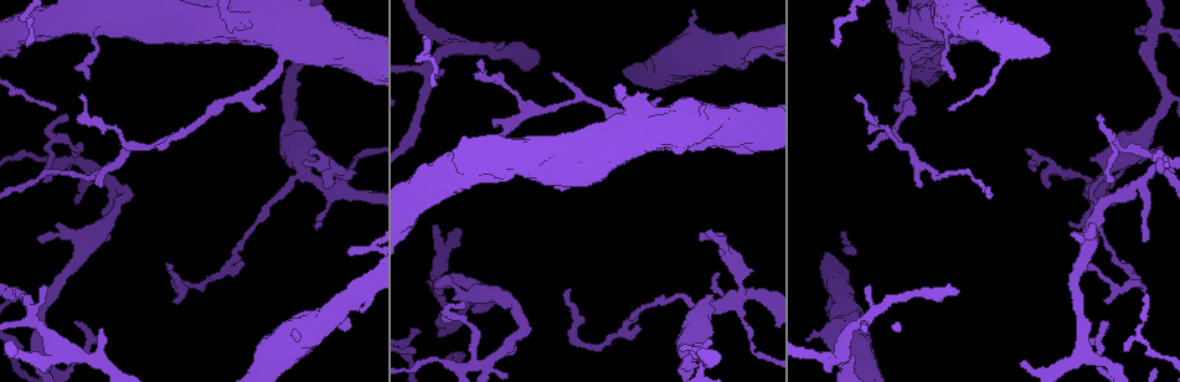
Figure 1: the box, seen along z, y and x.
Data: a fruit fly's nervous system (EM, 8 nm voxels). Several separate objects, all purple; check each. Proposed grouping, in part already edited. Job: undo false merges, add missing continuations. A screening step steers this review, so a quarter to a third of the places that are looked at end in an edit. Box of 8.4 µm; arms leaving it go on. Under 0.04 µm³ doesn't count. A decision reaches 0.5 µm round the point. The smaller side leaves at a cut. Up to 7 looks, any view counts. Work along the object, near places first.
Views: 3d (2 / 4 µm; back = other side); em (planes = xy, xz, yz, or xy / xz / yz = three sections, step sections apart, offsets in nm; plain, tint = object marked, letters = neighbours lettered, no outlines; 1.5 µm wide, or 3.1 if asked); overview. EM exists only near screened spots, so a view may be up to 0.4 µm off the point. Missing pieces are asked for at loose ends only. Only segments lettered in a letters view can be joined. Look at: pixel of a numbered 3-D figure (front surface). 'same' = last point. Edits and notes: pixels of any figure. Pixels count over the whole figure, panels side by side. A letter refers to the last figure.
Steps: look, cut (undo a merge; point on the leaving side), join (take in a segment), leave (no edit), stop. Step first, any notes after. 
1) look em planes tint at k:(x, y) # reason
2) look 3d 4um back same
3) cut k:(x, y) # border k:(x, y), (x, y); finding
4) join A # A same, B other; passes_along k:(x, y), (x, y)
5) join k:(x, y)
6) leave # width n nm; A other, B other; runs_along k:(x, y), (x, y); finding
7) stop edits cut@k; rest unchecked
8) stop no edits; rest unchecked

look em planes letters at 1:(102, 328) # free end

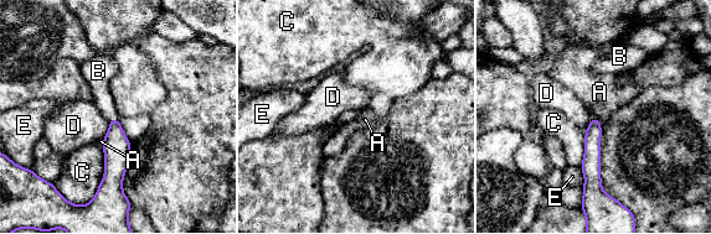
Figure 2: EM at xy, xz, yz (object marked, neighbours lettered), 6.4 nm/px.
join B # A other, B same, C other, D other, E other; passes_along 2:(117, 147), (113, 120), (99, 84); it goes on there

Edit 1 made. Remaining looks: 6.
look overview

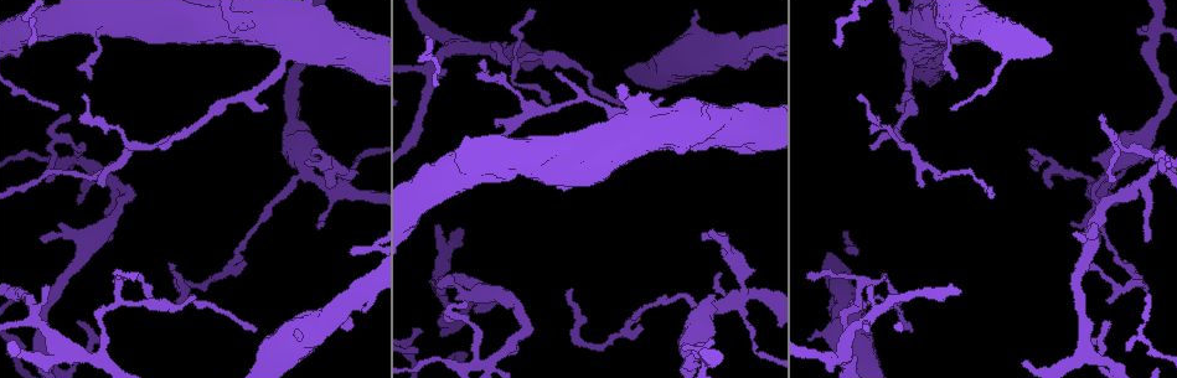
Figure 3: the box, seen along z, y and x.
look 3d 2um at 3:(43, 238) # thin end

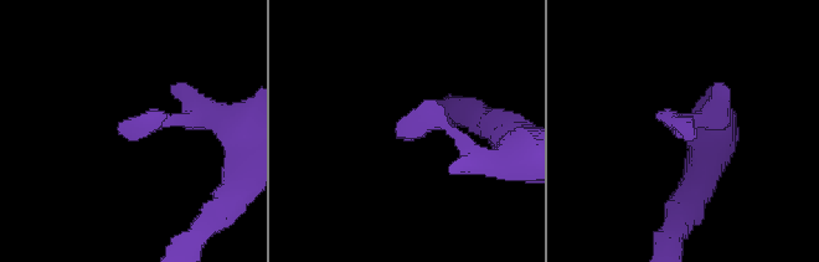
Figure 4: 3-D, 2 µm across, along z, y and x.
look em planes plain at 4:(693, 134)

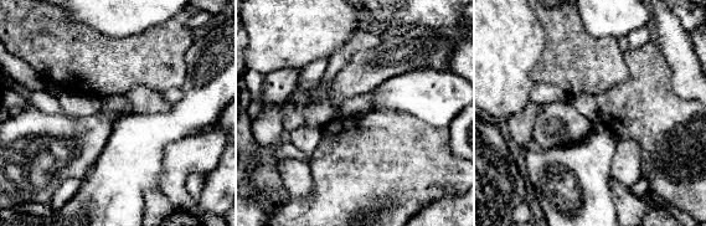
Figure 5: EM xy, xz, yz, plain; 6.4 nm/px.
look em planes letters same

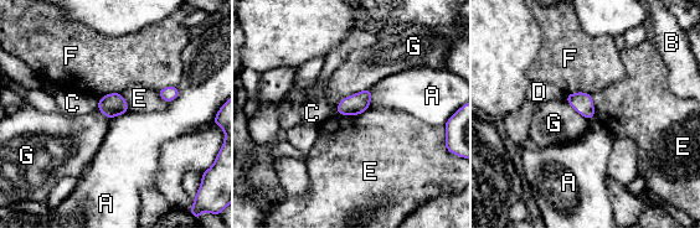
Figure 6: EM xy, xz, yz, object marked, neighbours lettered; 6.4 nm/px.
leave # A other, B other, C other, D other, E other, F other, G other; border 6:(366, 109), (355, 114), (338, 114); no lettered segment goes on from it

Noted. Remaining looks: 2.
look em xz step 8 letters at 3:(1033, 164) # free end

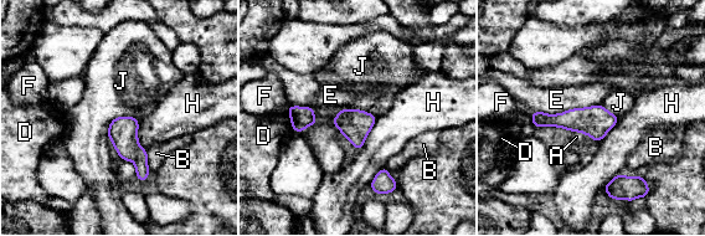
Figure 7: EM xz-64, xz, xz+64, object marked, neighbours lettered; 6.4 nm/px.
look em planes letters same

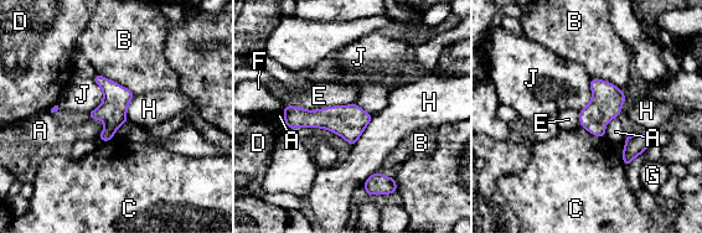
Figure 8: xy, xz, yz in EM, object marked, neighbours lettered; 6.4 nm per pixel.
leave # longest_contact E 440 nm; A other, B other, C other, D other, E other, F other, G other, H other, J other; none of them fits

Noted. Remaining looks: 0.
stop edits join@2; rest unchecked

